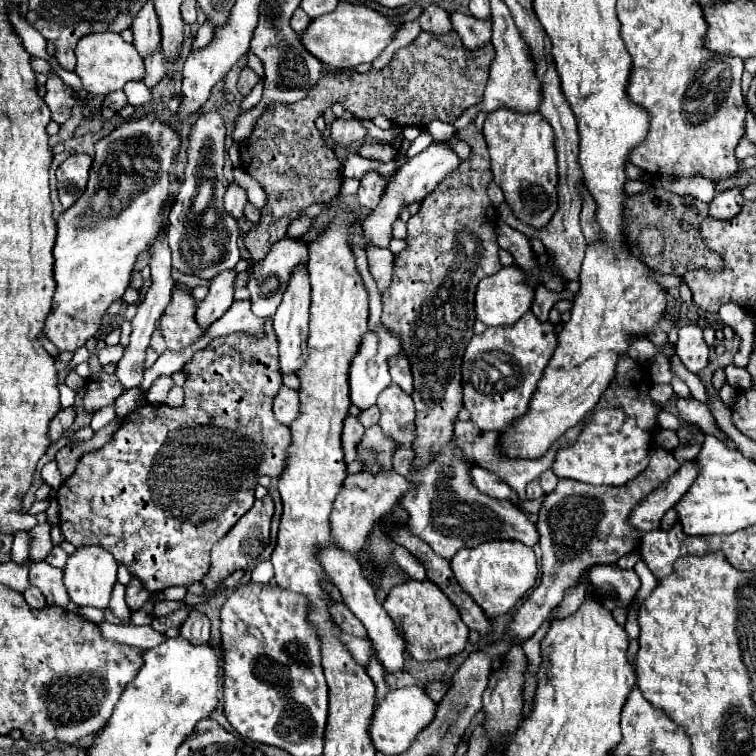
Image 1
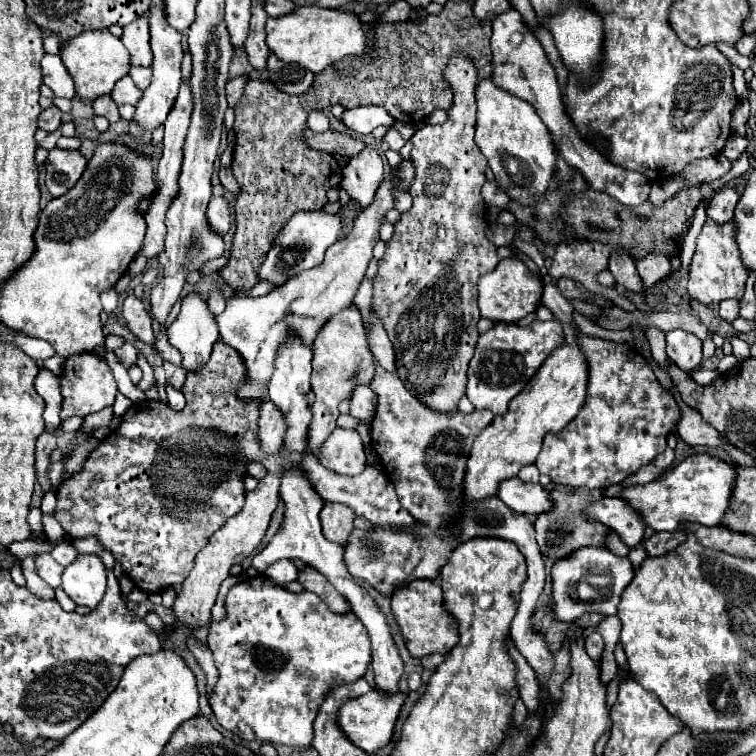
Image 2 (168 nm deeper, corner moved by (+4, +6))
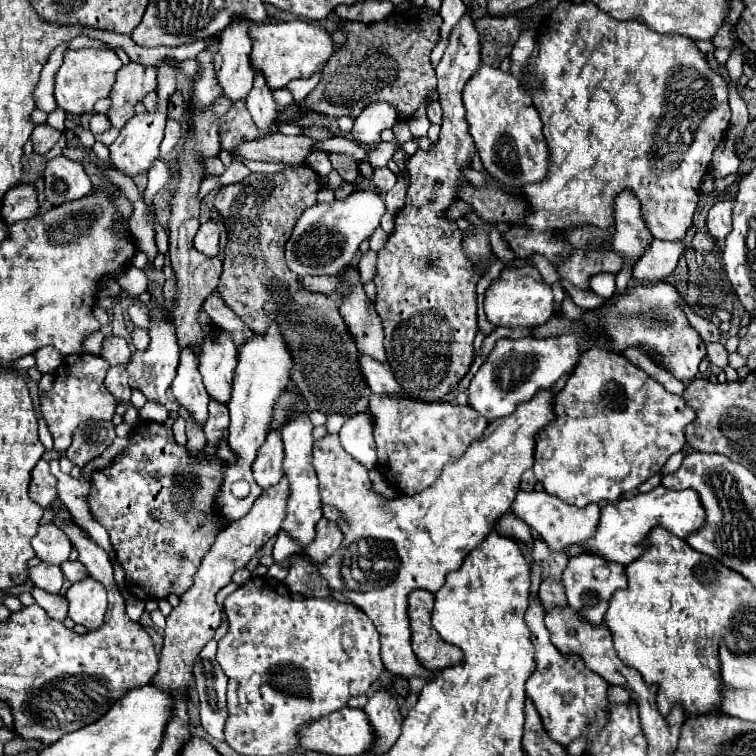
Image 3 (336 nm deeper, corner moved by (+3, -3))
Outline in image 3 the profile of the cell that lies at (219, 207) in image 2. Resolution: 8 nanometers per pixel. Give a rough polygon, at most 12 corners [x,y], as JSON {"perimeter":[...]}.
{"perimeter":[[213,220],[199,226],[195,250],[205,256],[219,252],[219,226]]}

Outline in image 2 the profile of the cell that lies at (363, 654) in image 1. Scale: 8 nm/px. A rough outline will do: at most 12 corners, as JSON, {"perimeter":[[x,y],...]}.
{"perimeter":[[264,575],[210,623],[210,707],[306,749],[370,641],[354,613]]}

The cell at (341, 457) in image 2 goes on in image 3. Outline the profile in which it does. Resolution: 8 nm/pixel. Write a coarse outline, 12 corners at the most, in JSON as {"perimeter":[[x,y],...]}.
{"perimeter":[[551,390],[491,422],[433,486],[385,500],[337,434],[313,444],[343,542],[317,568],[381,658],[433,680],[407,596],[511,510]]}

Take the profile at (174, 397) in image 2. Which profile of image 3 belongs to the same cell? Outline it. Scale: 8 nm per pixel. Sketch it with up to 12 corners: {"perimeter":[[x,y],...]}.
{"perimeter":[[179,416],[173,424],[173,436],[179,446],[187,444],[185,420]]}

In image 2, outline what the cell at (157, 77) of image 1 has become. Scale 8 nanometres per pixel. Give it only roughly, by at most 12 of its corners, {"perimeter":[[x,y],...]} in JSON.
{"perimeter":[[132,67],[130,77],[144,91],[150,85],[150,67]]}

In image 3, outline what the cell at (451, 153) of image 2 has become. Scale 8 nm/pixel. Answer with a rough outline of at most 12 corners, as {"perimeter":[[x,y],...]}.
{"perimeter":[[467,10],[437,66],[439,142],[377,254],[375,310],[403,392],[467,374],[481,272],[441,212],[475,142],[461,90],[481,66]]}

